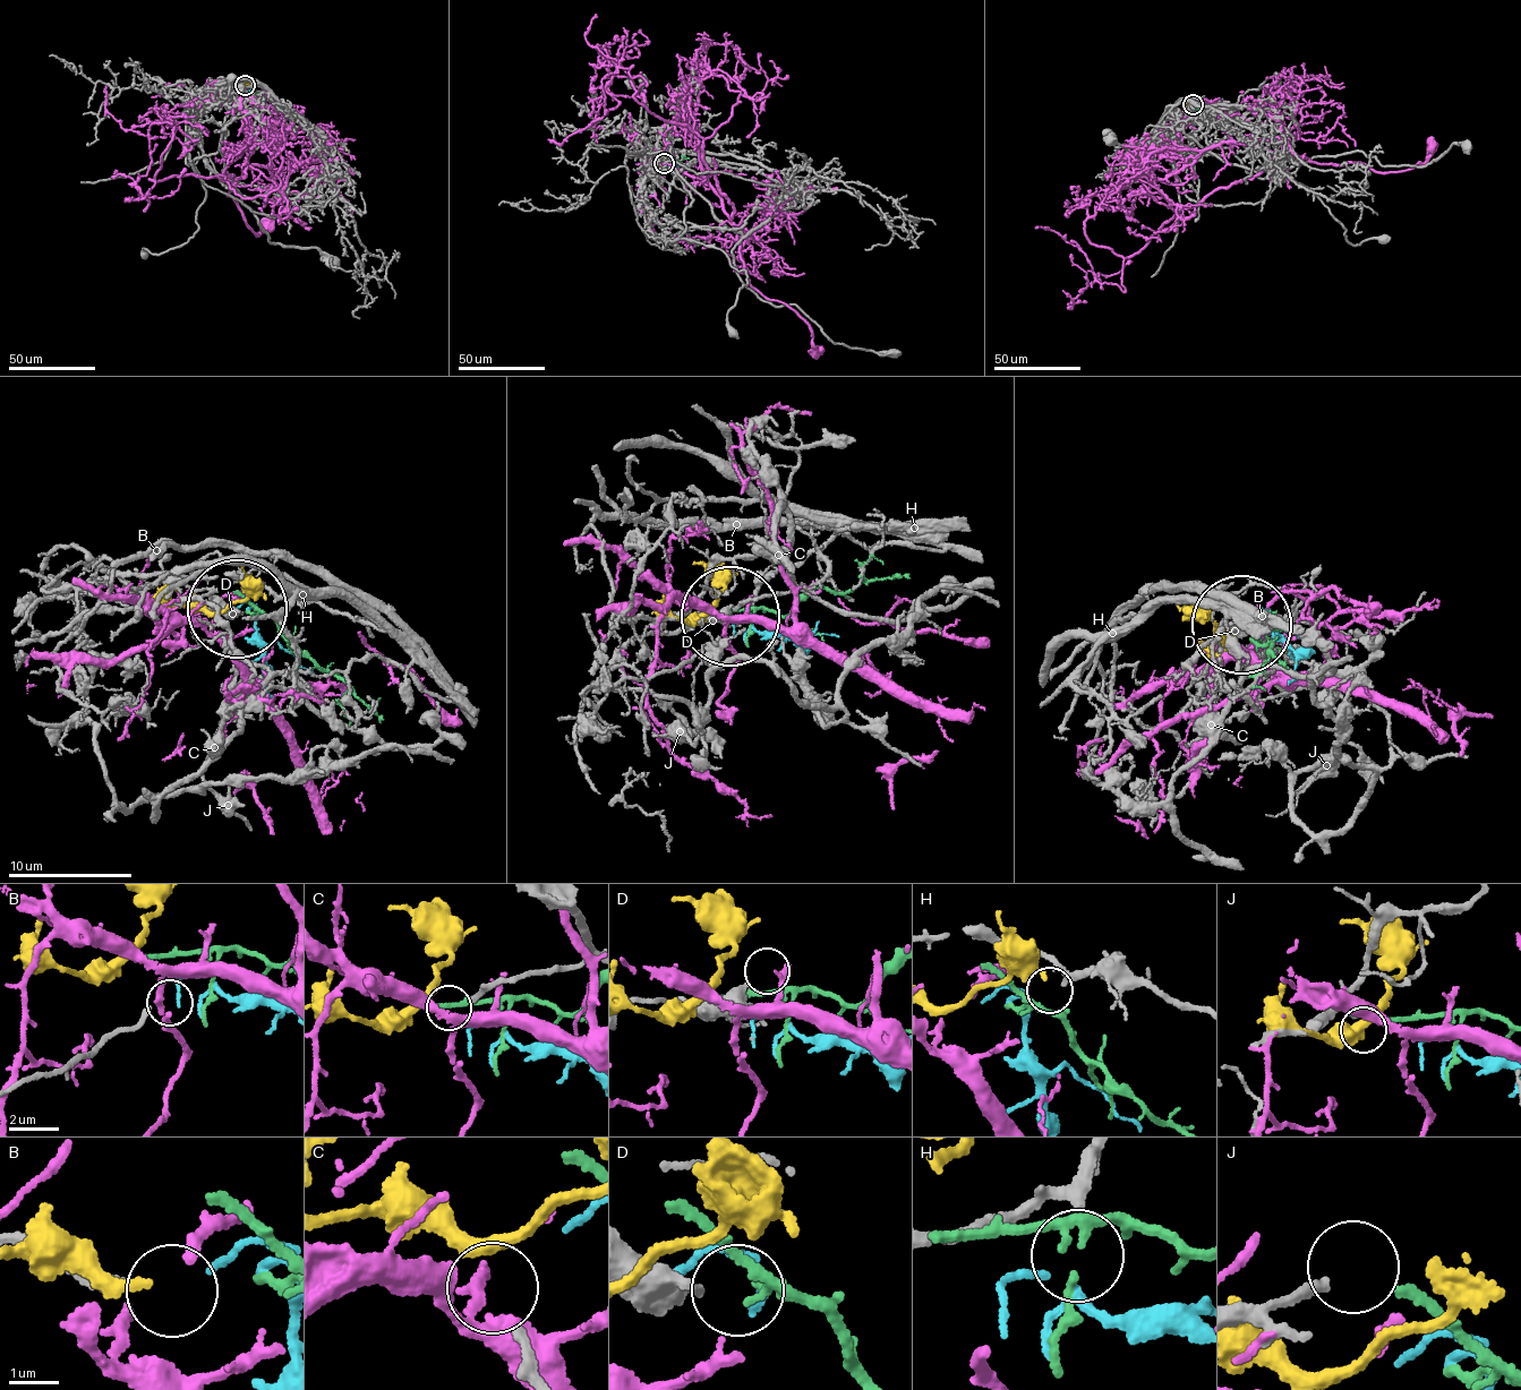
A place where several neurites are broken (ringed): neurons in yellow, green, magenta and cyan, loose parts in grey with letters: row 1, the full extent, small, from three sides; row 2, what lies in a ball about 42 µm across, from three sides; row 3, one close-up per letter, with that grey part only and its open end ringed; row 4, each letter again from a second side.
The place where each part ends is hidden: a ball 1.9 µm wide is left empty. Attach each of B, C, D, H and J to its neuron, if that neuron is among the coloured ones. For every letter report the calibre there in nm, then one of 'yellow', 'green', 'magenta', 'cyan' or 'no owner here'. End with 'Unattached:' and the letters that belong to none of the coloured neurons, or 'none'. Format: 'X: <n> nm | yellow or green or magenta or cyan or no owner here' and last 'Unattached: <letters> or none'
B: 220 nm | no owner here
C: 200 nm | yellow
D: 400 nm | no owner here
H: 240 nm | cyan
J: 180 nm | green
Unattached: B, D

